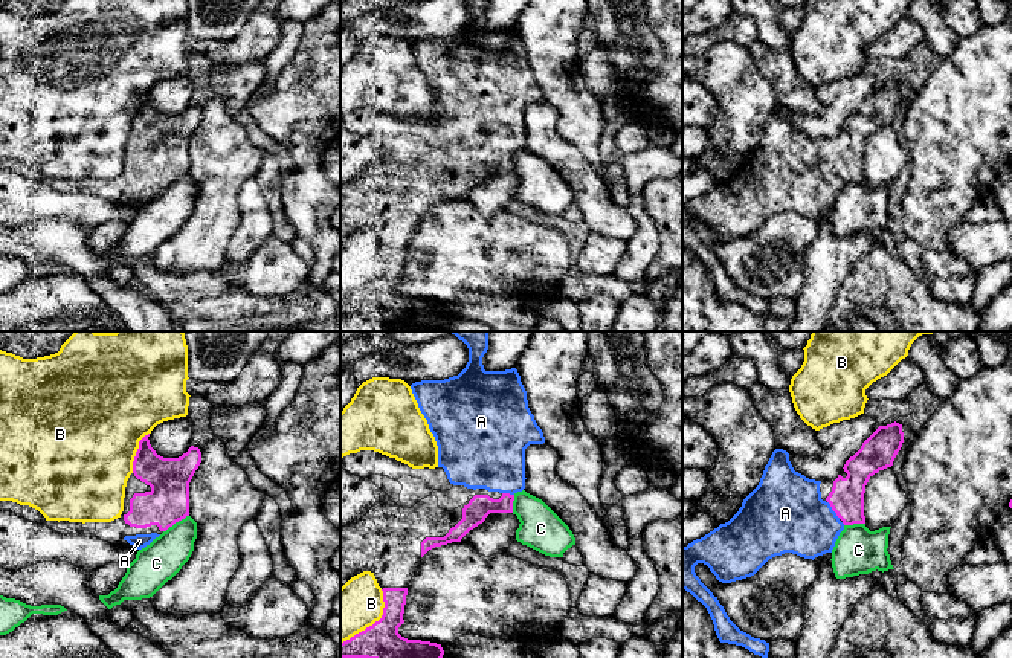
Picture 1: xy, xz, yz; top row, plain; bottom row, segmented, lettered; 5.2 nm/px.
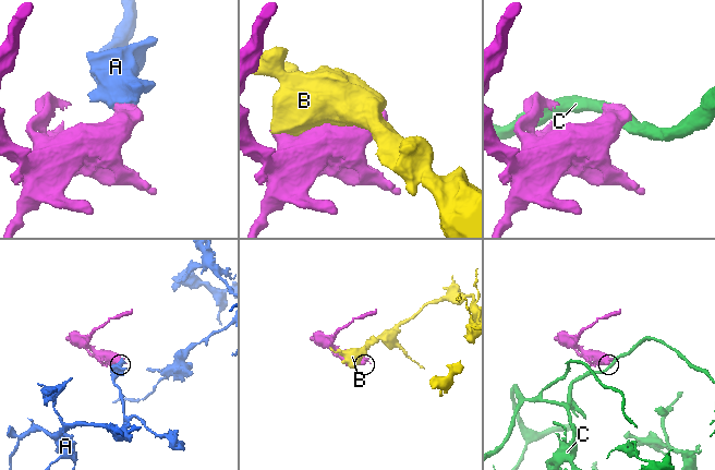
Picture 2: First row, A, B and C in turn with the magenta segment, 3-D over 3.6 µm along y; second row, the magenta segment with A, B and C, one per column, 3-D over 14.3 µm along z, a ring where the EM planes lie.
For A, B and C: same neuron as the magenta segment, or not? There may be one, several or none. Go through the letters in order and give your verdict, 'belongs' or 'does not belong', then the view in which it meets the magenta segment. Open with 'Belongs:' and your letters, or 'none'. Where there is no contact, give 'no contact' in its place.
Belongs: A
A: belongs; meets magenta in yz
B: does not belong; meets magenta in xz
C: does not belong; meets magenta in xy

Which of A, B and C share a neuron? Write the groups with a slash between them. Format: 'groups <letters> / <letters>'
groups A / B / C

